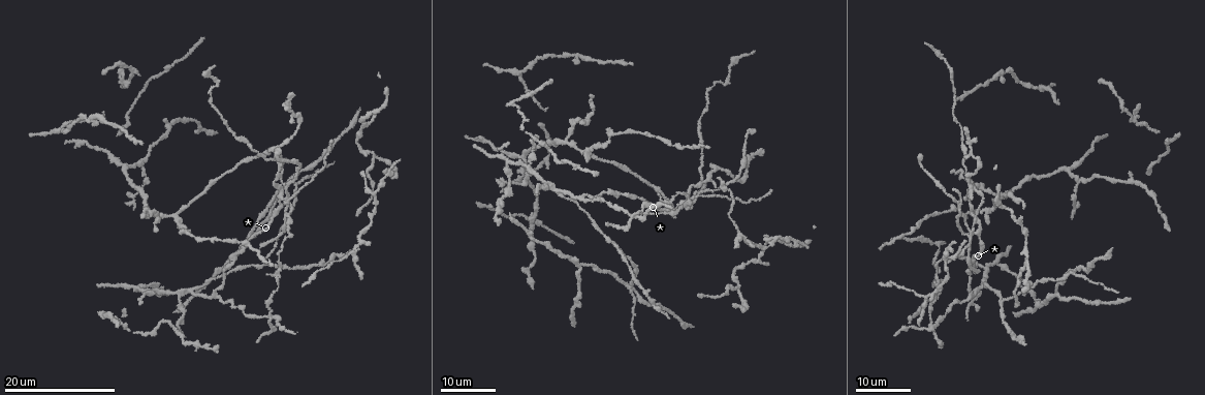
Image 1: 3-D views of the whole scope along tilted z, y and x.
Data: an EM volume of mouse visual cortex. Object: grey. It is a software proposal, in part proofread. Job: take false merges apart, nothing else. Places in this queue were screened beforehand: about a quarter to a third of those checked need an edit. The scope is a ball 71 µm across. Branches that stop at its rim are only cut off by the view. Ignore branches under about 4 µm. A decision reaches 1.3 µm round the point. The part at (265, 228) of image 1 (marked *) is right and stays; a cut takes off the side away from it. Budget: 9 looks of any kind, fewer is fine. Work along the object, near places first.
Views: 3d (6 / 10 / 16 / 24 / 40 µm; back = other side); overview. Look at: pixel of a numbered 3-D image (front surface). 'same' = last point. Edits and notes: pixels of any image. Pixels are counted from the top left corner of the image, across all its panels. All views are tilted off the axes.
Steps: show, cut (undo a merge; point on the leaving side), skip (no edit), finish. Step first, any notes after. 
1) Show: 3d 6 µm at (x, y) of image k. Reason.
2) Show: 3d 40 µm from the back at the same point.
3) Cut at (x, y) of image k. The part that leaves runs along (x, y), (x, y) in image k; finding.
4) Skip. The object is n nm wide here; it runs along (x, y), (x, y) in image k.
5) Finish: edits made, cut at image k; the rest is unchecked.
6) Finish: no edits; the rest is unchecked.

Show: 3d 24 µm at (969, 236) of image 1. Four arms meet.

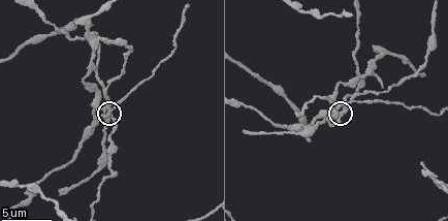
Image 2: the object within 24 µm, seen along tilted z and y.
Show: 3d 6 µm at (341, 116) of image 2.

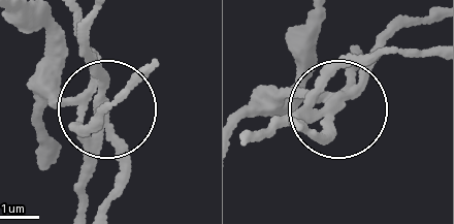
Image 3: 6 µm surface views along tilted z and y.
Cut at (121, 147) of image 3. The side arm is 100 µm long; 4 arms meet here; two neurons meet here.

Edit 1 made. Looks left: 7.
Show: overview.

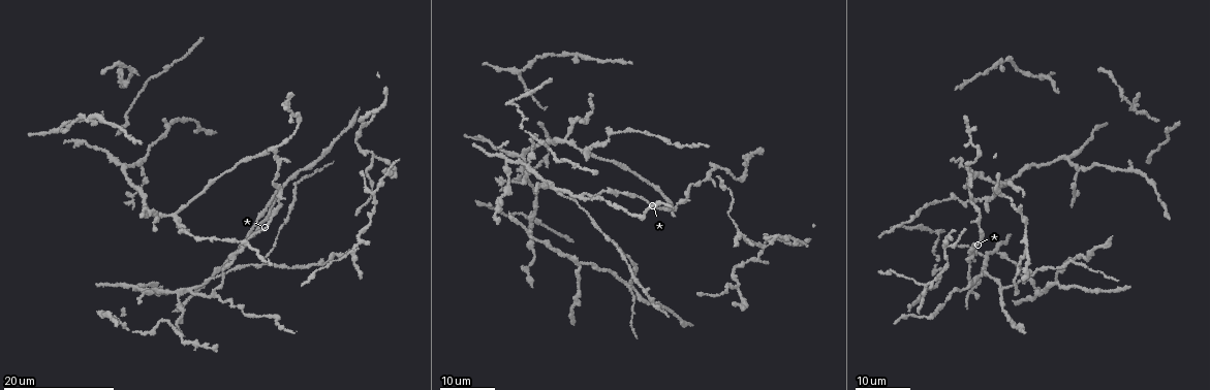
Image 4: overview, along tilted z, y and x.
Show: 3d 16 µm at (299, 181) of image 4. Three arms meet.

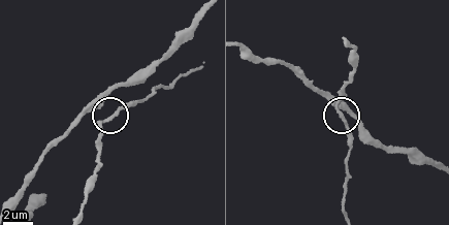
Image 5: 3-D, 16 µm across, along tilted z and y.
Show: 3d 10 µm at (342, 114) of image 5. Closer look.

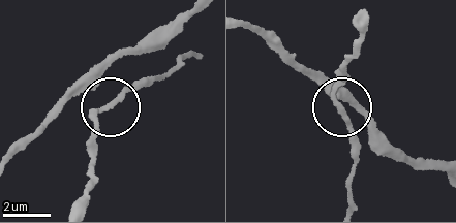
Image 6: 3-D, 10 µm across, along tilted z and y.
Skip. The object is 170 nm wide here; it runs along (360, 33), (358, 56), (347, 64), (335, 98), (355, 153) in image 6; continuous, no second neuron.

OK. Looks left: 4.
Show: 3d 24 µm at (615, 243) of image 4. Branch point.

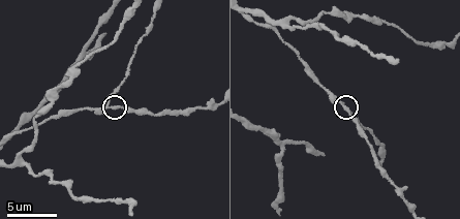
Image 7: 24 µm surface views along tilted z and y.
Show: 3d 6 µm at (111, 105) of image 7. Zoom in.

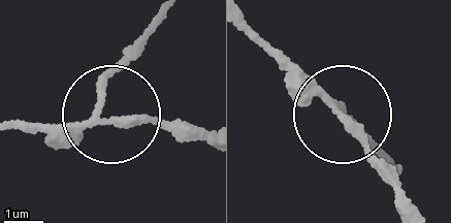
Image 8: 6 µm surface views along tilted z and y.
Skip. It runs along (247, 28), (376, 145) in image 8; all the same neuron.

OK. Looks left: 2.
Show: 3d 24 µm at (1079, 170) of image 4. Three arms meet.

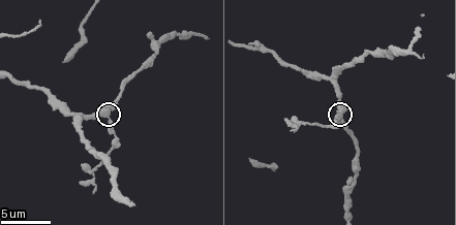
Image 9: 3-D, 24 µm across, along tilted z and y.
Show: 3d 10 µm at (340, 110) of image 9.

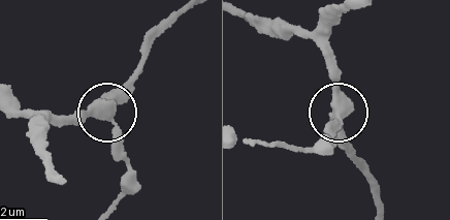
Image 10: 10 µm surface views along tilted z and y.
Skip. All the same neuron.

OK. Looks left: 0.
Finish: edits made, cut at image 3; the rest is unchecked.

